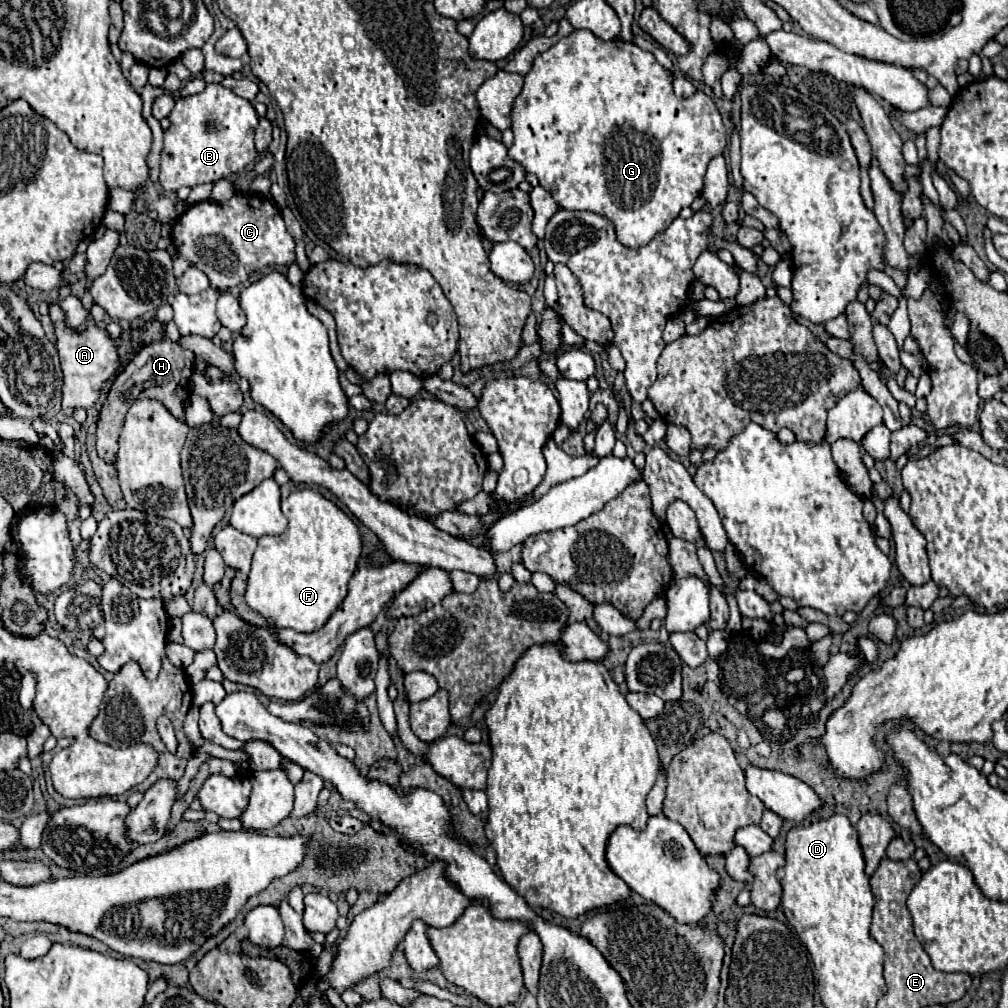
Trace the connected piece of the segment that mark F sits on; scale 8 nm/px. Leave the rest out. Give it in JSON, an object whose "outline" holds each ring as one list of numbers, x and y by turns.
{"outline":[[312,488,294,490,282,500,282,512,288,518,288,530,258,540,246,600,252,610,272,618,278,628,314,632,326,624,348,594,346,586,362,552,360,532,350,516]]}

